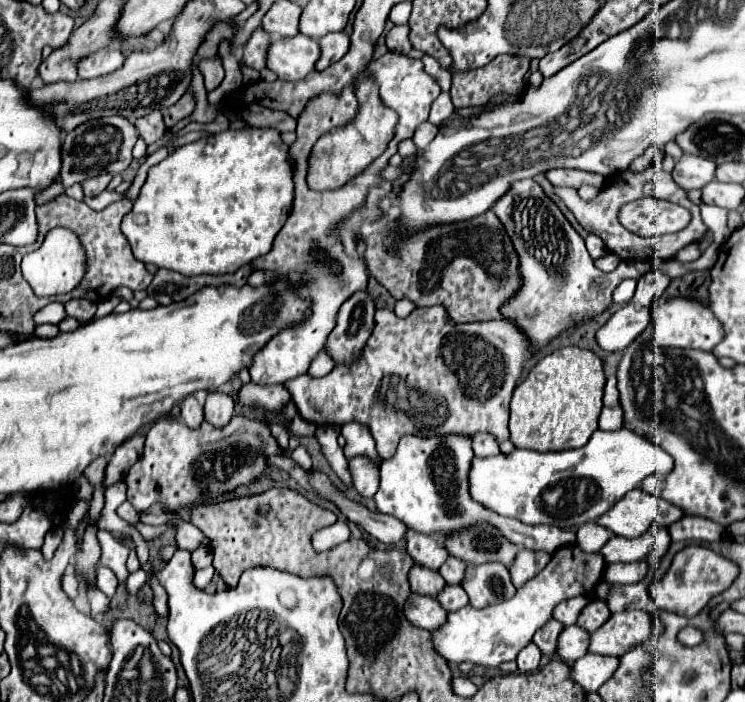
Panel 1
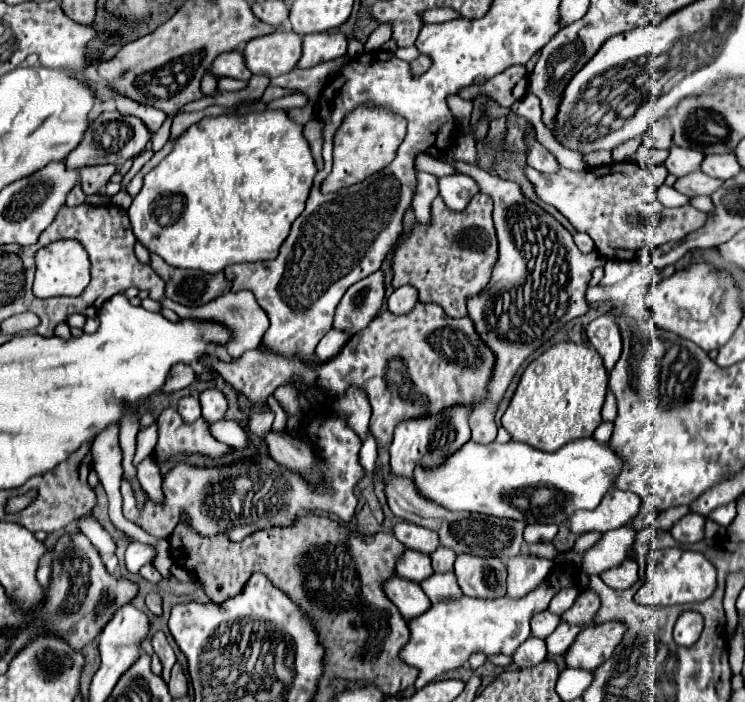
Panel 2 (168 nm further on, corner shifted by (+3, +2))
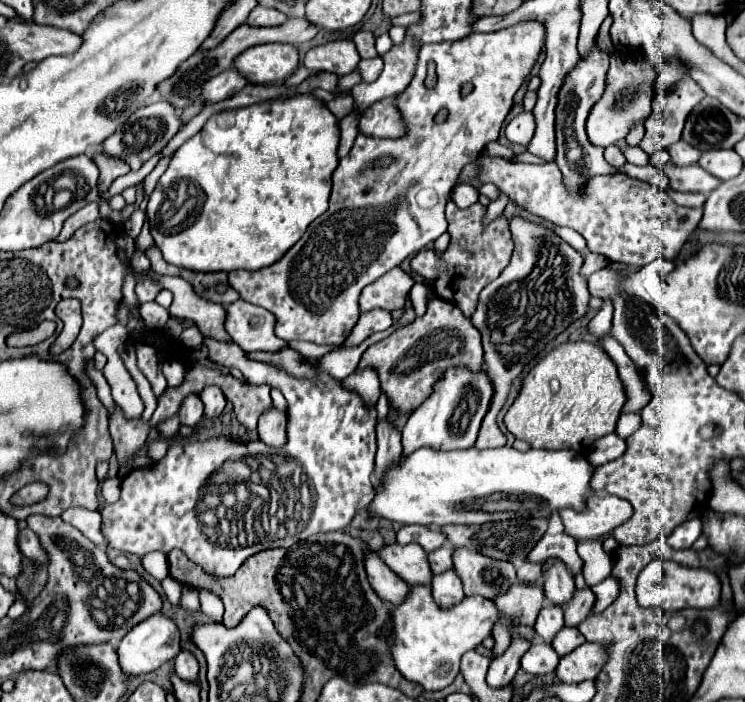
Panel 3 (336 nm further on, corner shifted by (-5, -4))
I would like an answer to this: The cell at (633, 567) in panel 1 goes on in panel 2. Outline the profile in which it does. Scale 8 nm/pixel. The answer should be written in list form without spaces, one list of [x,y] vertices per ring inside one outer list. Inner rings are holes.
[[[628,558],[628,560],[624,560],[620,566],[602,572],[600,578],[602,578],[604,584],[608,584],[610,588],[620,588],[620,590],[624,590],[624,588],[632,586],[632,584],[638,580],[638,566],[636,566],[634,560]]]

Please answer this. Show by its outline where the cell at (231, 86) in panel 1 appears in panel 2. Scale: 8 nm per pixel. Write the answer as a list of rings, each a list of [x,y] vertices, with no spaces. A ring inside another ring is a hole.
[[[221,77],[218,80],[218,89],[221,91],[238,91],[247,86],[246,81],[237,80],[229,77]]]

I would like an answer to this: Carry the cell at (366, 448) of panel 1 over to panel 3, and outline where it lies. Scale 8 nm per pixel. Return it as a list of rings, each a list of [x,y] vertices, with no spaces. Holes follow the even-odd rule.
[[[364,368],[364,370],[356,370],[354,374],[350,374],[346,380],[342,380],[344,386],[348,386],[350,390],[358,392],[364,402],[368,402],[370,406],[374,406],[378,402],[380,396],[380,382],[378,382],[378,374],[372,368]]]

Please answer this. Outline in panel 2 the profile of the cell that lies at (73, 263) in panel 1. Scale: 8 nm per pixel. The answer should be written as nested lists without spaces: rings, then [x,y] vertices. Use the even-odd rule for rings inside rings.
[[[56,240],[36,252],[36,276],[32,292],[36,298],[52,296],[80,296],[90,282],[88,252],[78,240]]]

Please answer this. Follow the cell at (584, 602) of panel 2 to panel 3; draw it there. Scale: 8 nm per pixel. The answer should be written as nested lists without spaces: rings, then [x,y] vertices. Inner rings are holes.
[[[584,586],[582,590],[576,590],[574,598],[570,598],[570,602],[566,602],[566,606],[564,606],[566,626],[578,626],[584,618],[588,618],[592,614],[594,600],[596,600],[596,596],[588,586]]]

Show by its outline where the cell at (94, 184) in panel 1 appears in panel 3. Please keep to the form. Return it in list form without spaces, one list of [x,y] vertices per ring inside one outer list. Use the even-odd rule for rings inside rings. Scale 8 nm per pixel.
[[[96,150],[96,152],[92,154],[92,158],[94,158],[94,162],[96,162],[98,168],[100,168],[100,180],[98,180],[98,190],[100,190],[100,192],[106,192],[108,186],[110,186],[118,176],[130,172],[130,166],[128,166],[124,160],[112,158],[112,156],[104,154],[102,150]]]

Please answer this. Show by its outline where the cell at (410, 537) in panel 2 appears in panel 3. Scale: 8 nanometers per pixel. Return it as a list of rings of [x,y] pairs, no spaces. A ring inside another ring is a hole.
[[[402,526],[398,530],[398,544],[410,544],[410,542],[420,544],[426,552],[434,552],[434,550],[438,550],[446,542],[446,536],[438,528]]]

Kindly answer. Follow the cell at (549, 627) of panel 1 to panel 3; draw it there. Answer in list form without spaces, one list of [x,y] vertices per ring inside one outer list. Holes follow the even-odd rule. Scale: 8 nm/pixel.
[[[544,604],[538,618],[536,618],[536,624],[534,624],[534,630],[540,638],[544,638],[544,642],[550,642],[554,638],[556,632],[560,632],[564,628],[564,612],[562,612],[562,606],[556,606],[556,604]]]

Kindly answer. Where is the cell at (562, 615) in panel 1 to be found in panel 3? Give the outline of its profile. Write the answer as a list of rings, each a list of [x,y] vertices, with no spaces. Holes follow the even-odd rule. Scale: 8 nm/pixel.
[[[556,560],[556,562],[544,572],[542,590],[544,590],[546,600],[552,602],[552,604],[564,606],[564,604],[572,598],[572,594],[574,594],[574,590],[576,590],[576,586],[574,586],[574,576],[572,576],[572,572],[566,568],[564,562]]]

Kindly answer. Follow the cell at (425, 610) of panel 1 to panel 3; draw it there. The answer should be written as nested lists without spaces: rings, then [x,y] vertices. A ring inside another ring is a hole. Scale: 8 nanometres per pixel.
[[[366,550],[364,552],[364,562],[366,562],[366,574],[368,574],[368,582],[372,586],[372,590],[376,590],[376,594],[382,598],[382,600],[388,600],[392,604],[400,604],[410,586],[400,580],[380,558],[376,552],[370,552]]]

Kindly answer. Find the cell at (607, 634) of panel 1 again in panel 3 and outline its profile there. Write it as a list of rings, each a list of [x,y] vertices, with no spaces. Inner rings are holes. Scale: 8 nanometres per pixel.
[[[584,642],[572,654],[560,658],[556,666],[556,678],[564,684],[578,684],[584,680],[594,680],[608,660],[608,652],[594,642]]]

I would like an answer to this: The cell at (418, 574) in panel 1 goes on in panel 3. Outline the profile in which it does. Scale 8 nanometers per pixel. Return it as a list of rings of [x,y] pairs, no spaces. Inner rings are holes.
[[[386,544],[378,550],[378,556],[390,570],[402,578],[406,584],[430,584],[432,582],[432,572],[428,568],[428,558],[426,552],[416,546],[400,546],[400,544]]]

